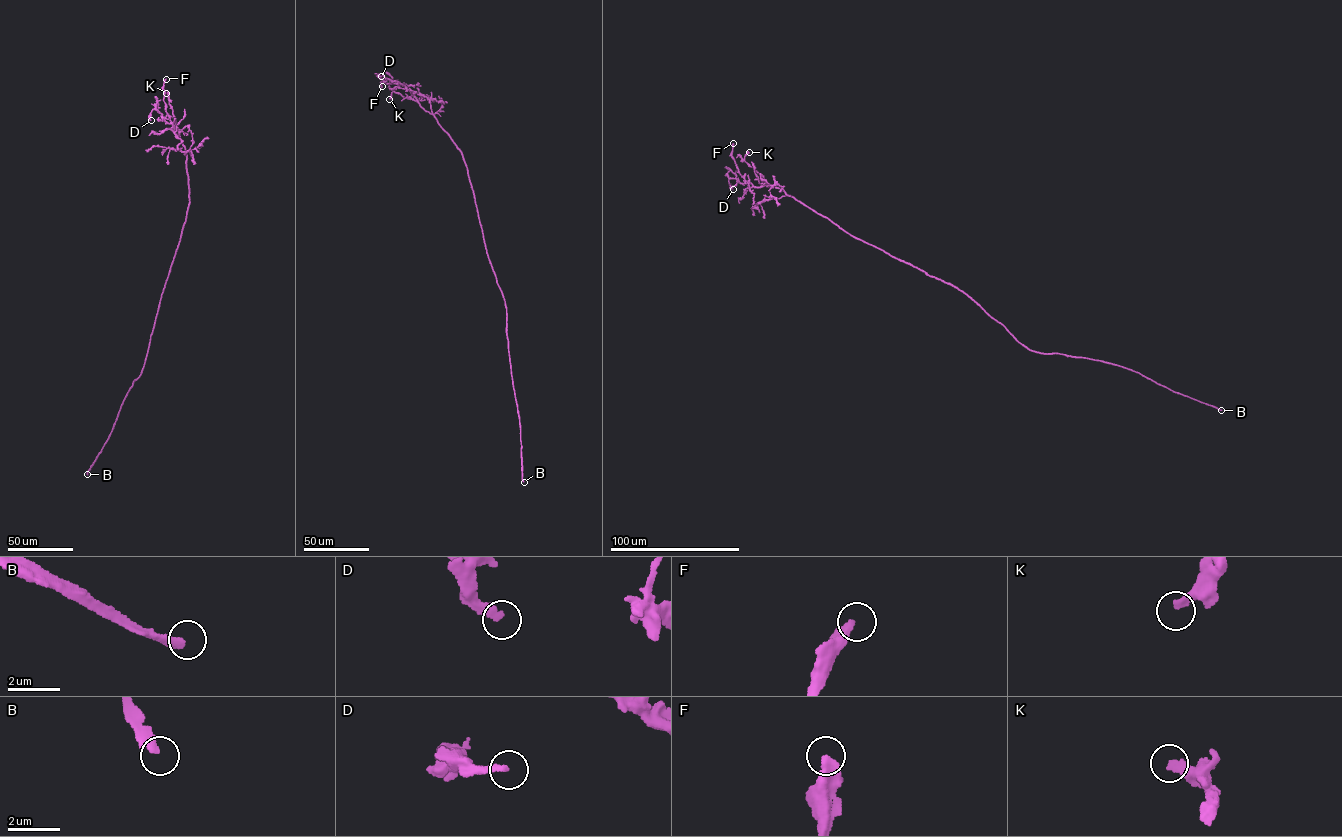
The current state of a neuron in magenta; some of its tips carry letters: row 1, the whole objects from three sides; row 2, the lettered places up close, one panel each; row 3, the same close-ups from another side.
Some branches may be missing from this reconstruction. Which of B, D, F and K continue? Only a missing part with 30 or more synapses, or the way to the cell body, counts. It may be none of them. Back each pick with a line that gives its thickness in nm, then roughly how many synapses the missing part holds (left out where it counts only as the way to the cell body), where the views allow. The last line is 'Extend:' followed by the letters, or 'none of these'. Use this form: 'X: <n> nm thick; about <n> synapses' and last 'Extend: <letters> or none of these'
B: 280 nm thick; about 900 synapses
Extend: B

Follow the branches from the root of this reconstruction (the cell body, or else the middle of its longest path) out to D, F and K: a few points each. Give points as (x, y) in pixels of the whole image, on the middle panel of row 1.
D: (487, 252), (461, 152), (411, 91), (381, 76)
F: (487, 252), (461, 152), (411, 91), (396, 84), (383, 82), (382, 86)
K: (487, 252), (461, 152), (435, 116), (418, 102), (393, 91), (389, 99)

